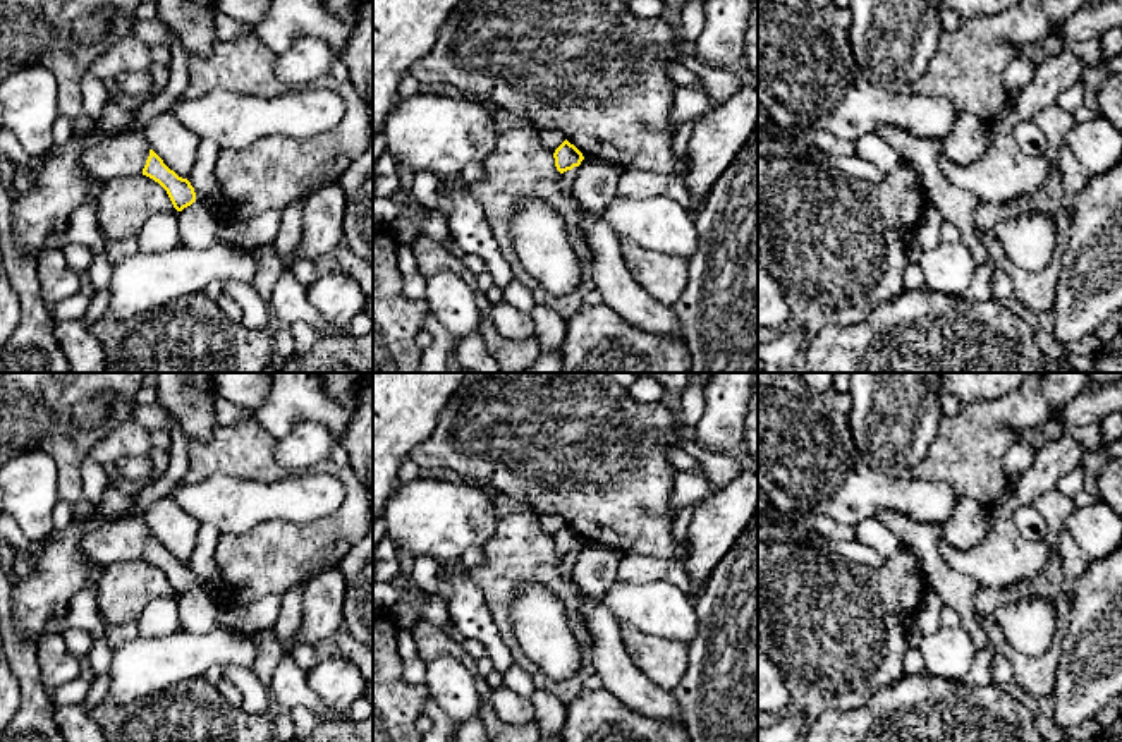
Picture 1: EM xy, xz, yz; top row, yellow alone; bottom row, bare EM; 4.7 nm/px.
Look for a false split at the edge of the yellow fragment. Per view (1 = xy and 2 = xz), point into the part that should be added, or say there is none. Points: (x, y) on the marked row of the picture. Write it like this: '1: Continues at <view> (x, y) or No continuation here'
1: No continuation here
2: No continuation here

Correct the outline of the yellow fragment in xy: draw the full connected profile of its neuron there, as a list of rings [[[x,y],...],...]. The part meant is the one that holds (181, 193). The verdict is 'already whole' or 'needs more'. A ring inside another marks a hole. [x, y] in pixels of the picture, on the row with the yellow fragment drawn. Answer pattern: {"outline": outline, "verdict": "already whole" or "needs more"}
{"outline": [[[149,149],[143,175],[153,179],[167,191],[177,211],[182,211],[196,201],[196,192],[191,182],[170,170],[153,149]]], "verdict": "already whole"}

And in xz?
{"outline": [[[567,139],[553,153],[555,167],[560,173],[579,167],[584,160],[582,153]]], "verdict": "already whole"}

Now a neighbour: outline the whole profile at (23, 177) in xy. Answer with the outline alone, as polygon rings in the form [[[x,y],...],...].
[[[15,163],[15,167],[14,167],[14,191],[22,194],[31,189],[33,189],[33,172],[27,167]]]

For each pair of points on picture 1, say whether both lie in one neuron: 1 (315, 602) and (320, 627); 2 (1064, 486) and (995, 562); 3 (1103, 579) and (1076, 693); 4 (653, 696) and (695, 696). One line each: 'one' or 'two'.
1: one
2: two
3: one
4: two

